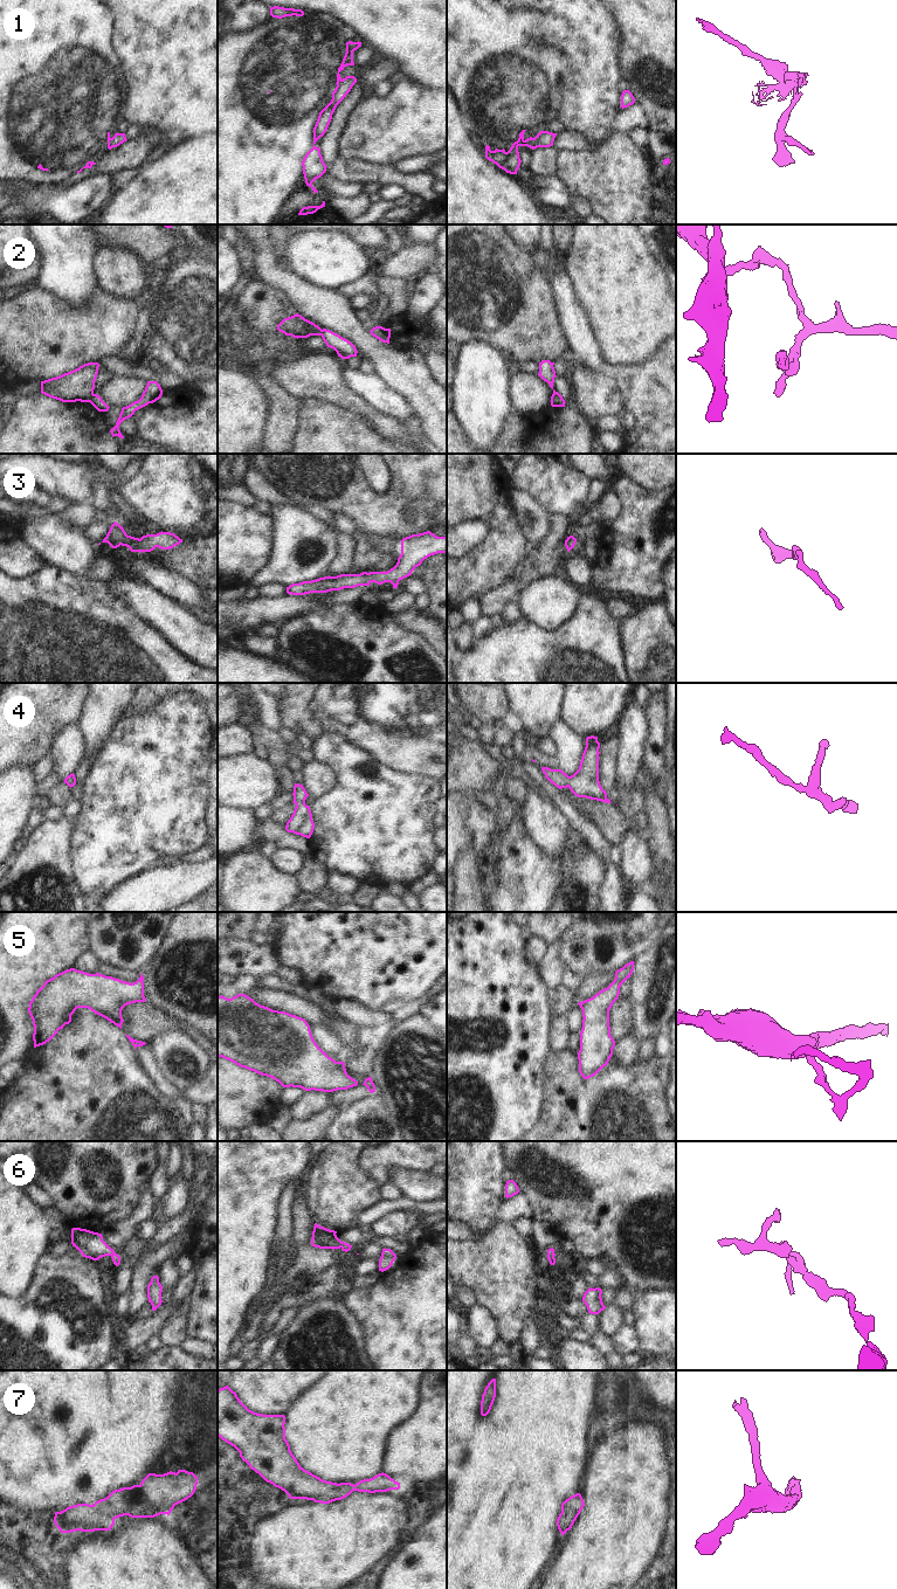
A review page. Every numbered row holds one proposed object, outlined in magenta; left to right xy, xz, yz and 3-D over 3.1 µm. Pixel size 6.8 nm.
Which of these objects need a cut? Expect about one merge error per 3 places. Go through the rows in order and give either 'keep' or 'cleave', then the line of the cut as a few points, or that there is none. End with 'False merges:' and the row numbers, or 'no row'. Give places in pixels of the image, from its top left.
1: cleave | yz (532, 138), (536, 147)
2: cleave | xy (94, 394), (89, 401)
3: keep | no cut
4: keep | no cut
5: keep | no cut
6: keep | no cut
7: keep | no cut
False merges: 1, 2

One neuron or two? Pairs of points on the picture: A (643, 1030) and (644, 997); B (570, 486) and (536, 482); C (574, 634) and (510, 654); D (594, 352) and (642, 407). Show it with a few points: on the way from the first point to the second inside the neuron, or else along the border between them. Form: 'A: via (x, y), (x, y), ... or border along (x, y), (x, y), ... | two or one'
A: via (644, 1022), (644, 1006) | one
B: via (561, 486), (544, 482) | one
C: via (558, 642), (552, 643), (542, 654), (526, 654) | one
D: border along (609, 367), (606, 372) | two

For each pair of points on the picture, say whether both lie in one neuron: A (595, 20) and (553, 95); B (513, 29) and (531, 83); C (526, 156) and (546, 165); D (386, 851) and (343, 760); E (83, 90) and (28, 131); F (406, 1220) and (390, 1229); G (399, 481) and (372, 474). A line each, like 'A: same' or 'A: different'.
A: same
B: same
C: same
D: same
E: same
F: same
G: different

